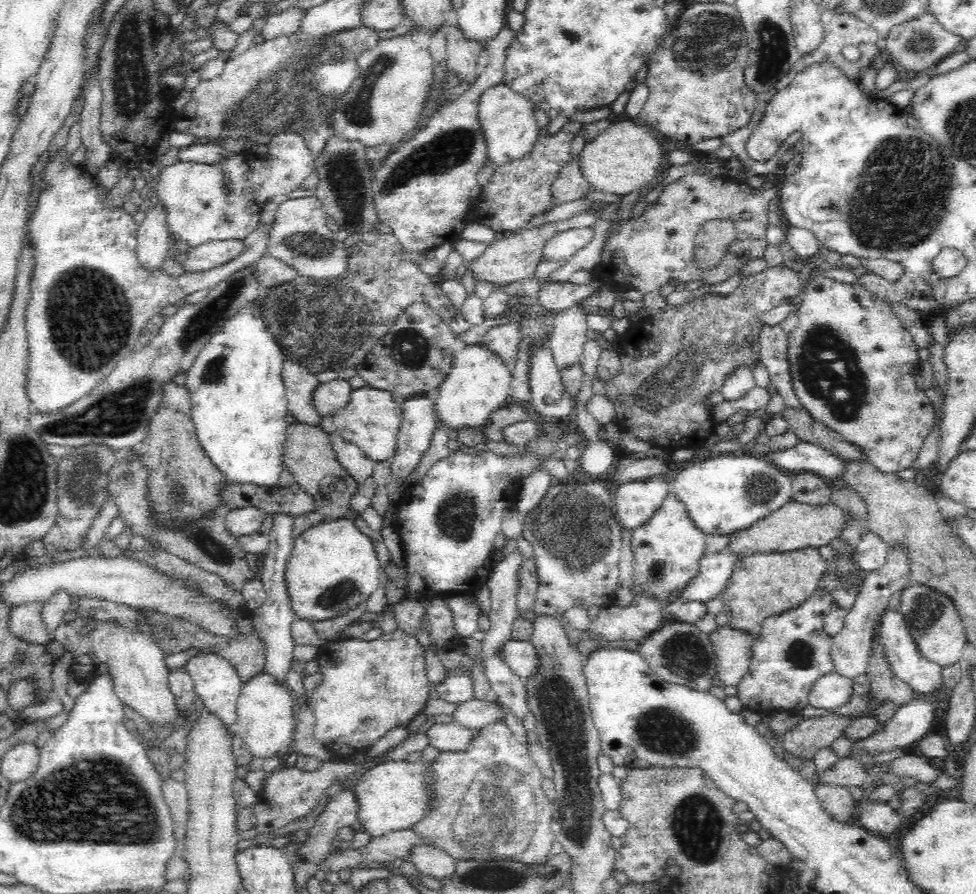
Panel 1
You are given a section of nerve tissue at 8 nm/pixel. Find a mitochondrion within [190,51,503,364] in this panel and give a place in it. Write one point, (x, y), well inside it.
(453, 147)

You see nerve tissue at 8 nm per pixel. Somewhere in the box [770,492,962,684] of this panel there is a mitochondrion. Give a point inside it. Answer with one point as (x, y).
(926, 610)

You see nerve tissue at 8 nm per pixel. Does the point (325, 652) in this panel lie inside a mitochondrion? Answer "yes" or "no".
no

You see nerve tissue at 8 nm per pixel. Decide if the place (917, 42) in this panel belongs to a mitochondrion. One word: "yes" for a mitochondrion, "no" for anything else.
yes

